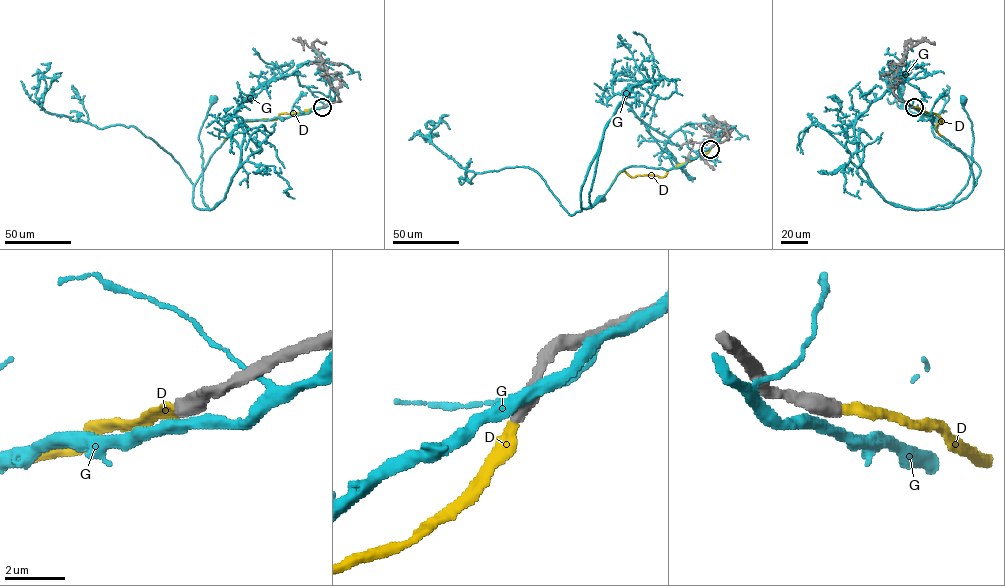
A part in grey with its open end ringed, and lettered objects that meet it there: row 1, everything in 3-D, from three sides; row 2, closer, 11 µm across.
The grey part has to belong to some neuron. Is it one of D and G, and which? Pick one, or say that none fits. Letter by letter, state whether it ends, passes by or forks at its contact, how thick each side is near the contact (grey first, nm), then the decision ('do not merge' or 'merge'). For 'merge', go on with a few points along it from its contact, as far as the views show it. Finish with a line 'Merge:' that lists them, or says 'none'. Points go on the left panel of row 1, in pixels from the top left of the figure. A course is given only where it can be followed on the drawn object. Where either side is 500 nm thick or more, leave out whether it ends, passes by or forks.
D: calibres 500 and 360 nm; merge; course (322, 107), (280, 113), (275, 119), (239, 123), (224, 141)
G: calibres 650 and 400 nm; do not merge
Merge: D

